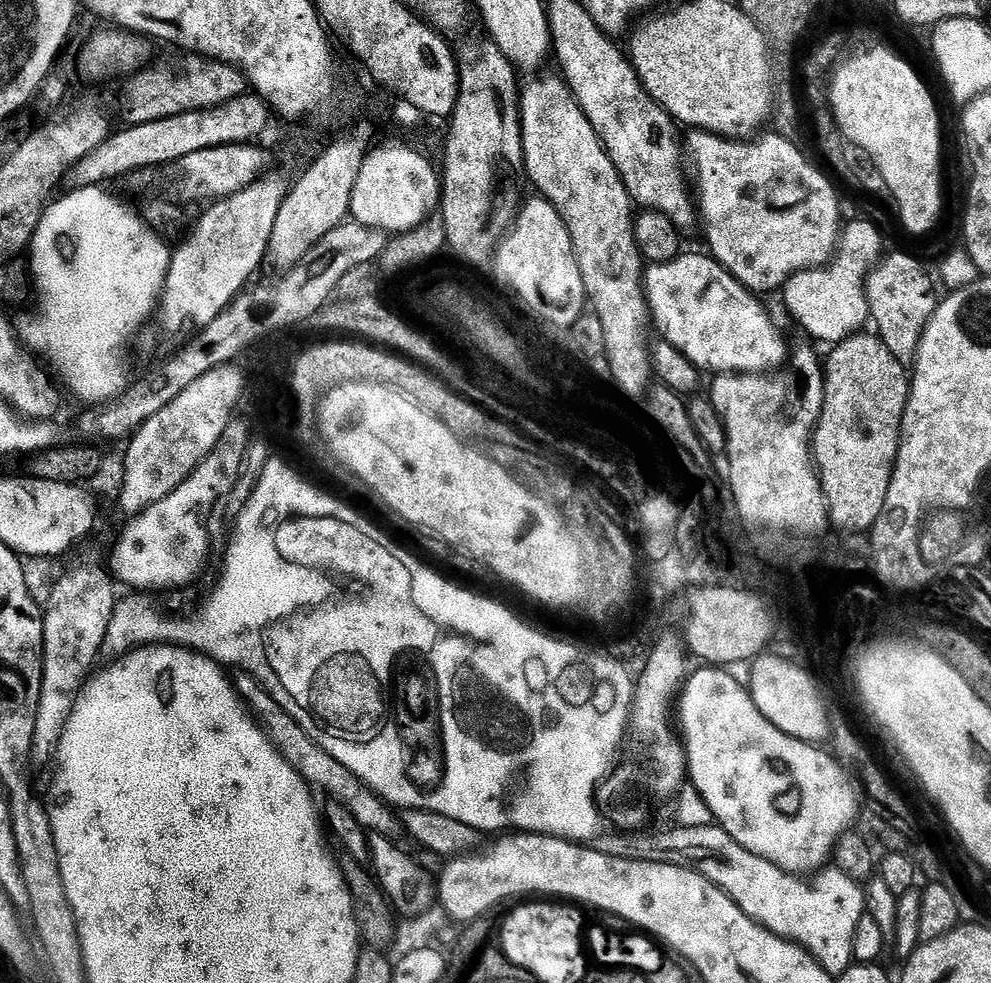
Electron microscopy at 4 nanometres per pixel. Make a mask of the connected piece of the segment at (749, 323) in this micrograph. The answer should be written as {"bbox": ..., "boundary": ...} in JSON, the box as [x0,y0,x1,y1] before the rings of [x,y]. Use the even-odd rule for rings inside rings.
{"bbox":[644,251,786,374],"boundary":[[[685,251],[683,254],[675,256],[673,260],[665,264],[651,265],[651,267],[645,271],[644,295],[648,298],[651,319],[654,321],[655,327],[656,324],[660,327],[661,333],[659,333],[659,335],[674,345],[680,352],[684,353],[686,359],[705,373],[708,371],[712,372],[711,374],[768,374],[773,370],[779,369],[776,367],[778,367],[783,360],[785,363],[786,360],[786,352],[784,356],[784,336],[776,329],[775,322],[768,317],[767,310],[756,301],[759,299],[757,299],[749,289],[745,288],[740,281],[733,278],[732,275],[726,271],[723,264],[712,259],[711,255],[704,254],[704,256],[699,256],[696,252],[687,252],[688,251]]]}

